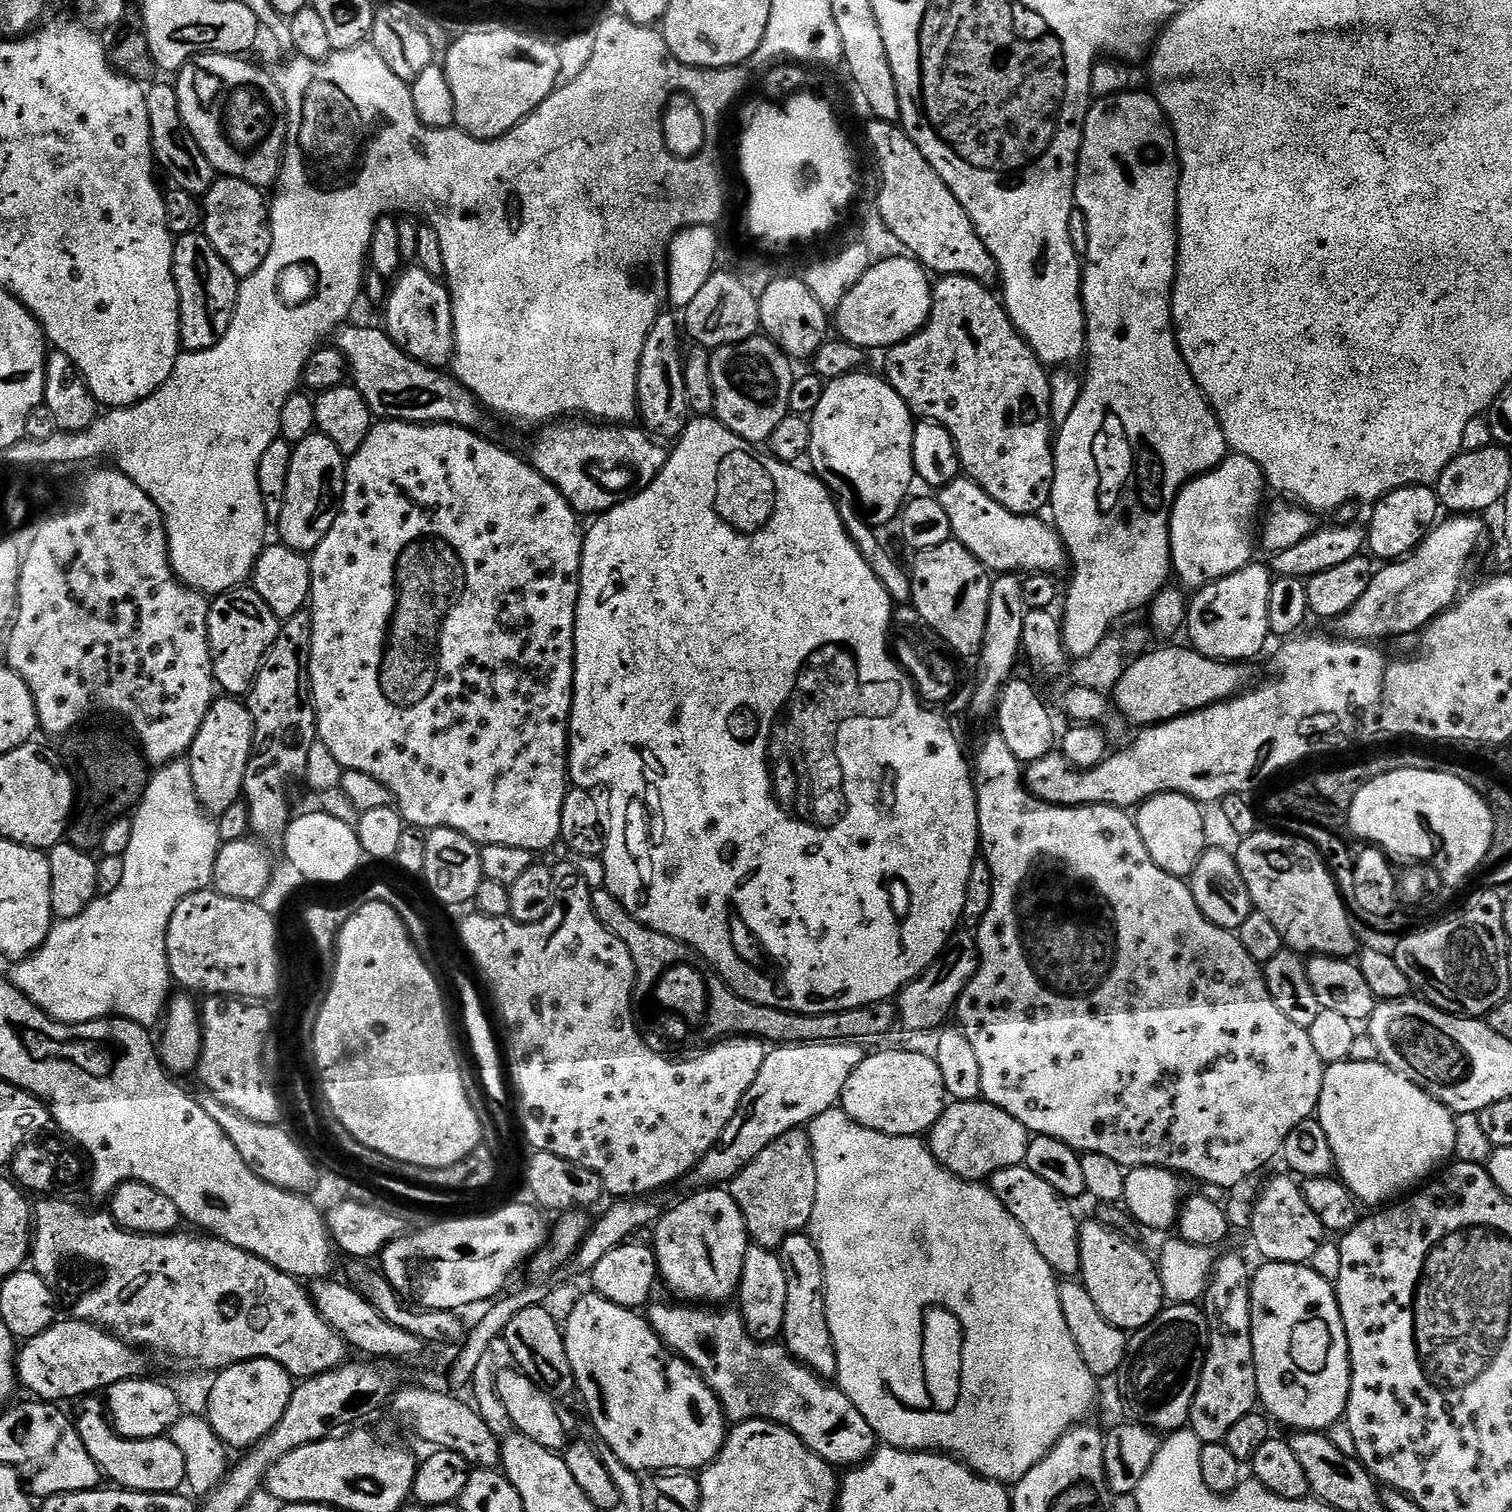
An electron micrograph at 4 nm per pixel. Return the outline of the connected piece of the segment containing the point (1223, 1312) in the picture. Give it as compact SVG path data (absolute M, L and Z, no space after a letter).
M1236 1252L1221 1255L1215 1263L1211 1280L1202 1299L1204 1317L1208 1323L1208 1339L1204 1365L1194 1394L1188 1424L1201 1444L1218 1444L1246 1414L1257 1411L1258 1374L1254 1366L1252 1345L1252 1293L1253 1273Z

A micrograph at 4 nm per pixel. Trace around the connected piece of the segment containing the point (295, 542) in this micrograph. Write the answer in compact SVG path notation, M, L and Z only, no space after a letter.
M318 430L293 447L290 474L286 478L286 498L282 502L282 514L278 521L279 543L296 552L315 552L336 521L336 513L344 499L345 471L344 453Z

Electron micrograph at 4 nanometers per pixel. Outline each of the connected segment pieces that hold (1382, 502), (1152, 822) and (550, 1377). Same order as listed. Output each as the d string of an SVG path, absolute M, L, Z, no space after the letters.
M1426 484L1395 488L1393 492L1387 492L1375 501L1373 508L1376 509L1372 512L1372 521L1366 524L1366 548L1377 561L1380 559L1380 562L1395 562L1413 552L1424 541L1424 537L1436 527L1442 516L1435 487Z
M1159 792L1135 809L1134 819L1150 858L1172 876L1191 877L1194 866L1206 850L1204 844L1204 816L1201 805L1181 792Z
M547 1307L521 1310L515 1318L510 1318L502 1337L502 1344L512 1355L511 1363L540 1387L540 1391L553 1398L573 1395L576 1379L570 1370L570 1358L566 1358L564 1333L561 1325L547 1312Z

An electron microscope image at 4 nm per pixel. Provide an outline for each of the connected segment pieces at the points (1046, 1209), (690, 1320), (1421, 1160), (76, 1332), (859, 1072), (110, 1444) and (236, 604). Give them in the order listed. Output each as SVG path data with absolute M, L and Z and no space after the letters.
M1023 1164L998 1170L990 1178L992 1193L1010 1210L1010 1214L1026 1230L1030 1242L1038 1246L1038 1254L1050 1262L1052 1271L1060 1278L1072 1278L1080 1270L1080 1224L1076 1216L1067 1208L1065 1197L1060 1196L1050 1186L1050 1182L1038 1178Z
M680 1302L672 1303L676 1304L653 1303L651 1307L647 1309L646 1319L648 1323L652 1325L653 1330L658 1333L660 1339L664 1341L665 1345L667 1345L671 1351L679 1354L683 1359L687 1360L688 1363L699 1372L700 1377L708 1383L710 1390L720 1399L720 1407L723 1408L724 1415L729 1421L743 1422L745 1420L773 1420L778 1426L782 1426L786 1430L793 1432L808 1449L814 1454L818 1454L818 1458L822 1458L826 1463L831 1464L832 1467L837 1470L851 1470L855 1468L857 1464L862 1464L865 1460L872 1457L873 1452L875 1452L878 1447L878 1441L874 1434L874 1430L870 1426L870 1422L866 1422L866 1418L862 1418L862 1414L858 1414L858 1406L854 1406L854 1402L850 1402L850 1398L846 1398L846 1394L841 1388L833 1386L827 1379L825 1379L825 1377L817 1376L812 1369L806 1367L804 1364L801 1364L799 1360L790 1356L788 1354L788 1349L784 1347L783 1343L753 1340L752 1337L748 1335L748 1331L744 1326L744 1320L740 1316L739 1311L732 1310L732 1312L720 1312L724 1310L713 1310L708 1306L685 1306Z
M1347 1059L1327 1065L1316 1116L1322 1130L1326 1130L1326 1138L1330 1140L1330 1150L1336 1163L1335 1175L1364 1206L1384 1206L1411 1193L1437 1169L1447 1165L1454 1156L1456 1116L1445 1104L1438 1102L1414 1082L1410 1082L1410 1078L1402 1078L1402 1074L1398 1074L1390 1065L1380 1060L1354 1062Z
M64 1318L19 1349L16 1375L23 1391L25 1388L33 1392L37 1401L64 1402L60 1400L72 1400L75 1396L88 1398L99 1388L100 1391L106 1390L114 1382L139 1377L140 1356L141 1353L132 1345L97 1325Z
M884 1048L873 1056L872 1053L865 1055L855 1070L848 1075L838 1104L849 1118L870 1130L878 1130L887 1136L920 1138L932 1128L946 1107L942 1070L938 1070L935 1055L911 1052L908 1048Z
M96 1398L83 1401L84 1409L80 1412L80 1420L75 1421L78 1434L94 1462L99 1466L101 1473L108 1476L113 1485L129 1492L180 1492L185 1487L188 1475L186 1474L186 1460L182 1458L182 1450L171 1438L159 1440L127 1440L116 1435L103 1403Z
M250 586L229 588L228 591L211 597L208 605L208 641L212 655L212 673L216 675L217 685L223 691L225 688L229 697L243 697L251 689L260 672L260 663L264 660L264 655L278 638L281 623L274 610L270 610L270 606L266 606L266 602L262 602L260 595Z

